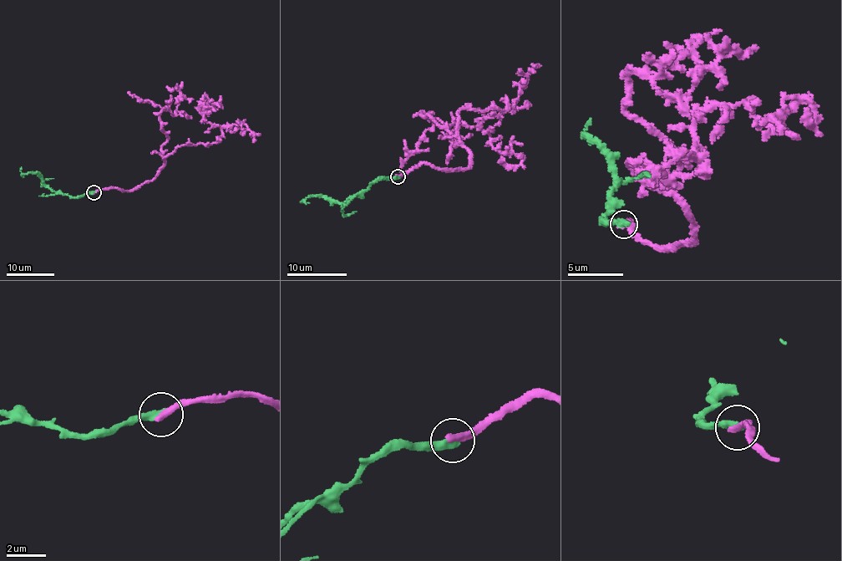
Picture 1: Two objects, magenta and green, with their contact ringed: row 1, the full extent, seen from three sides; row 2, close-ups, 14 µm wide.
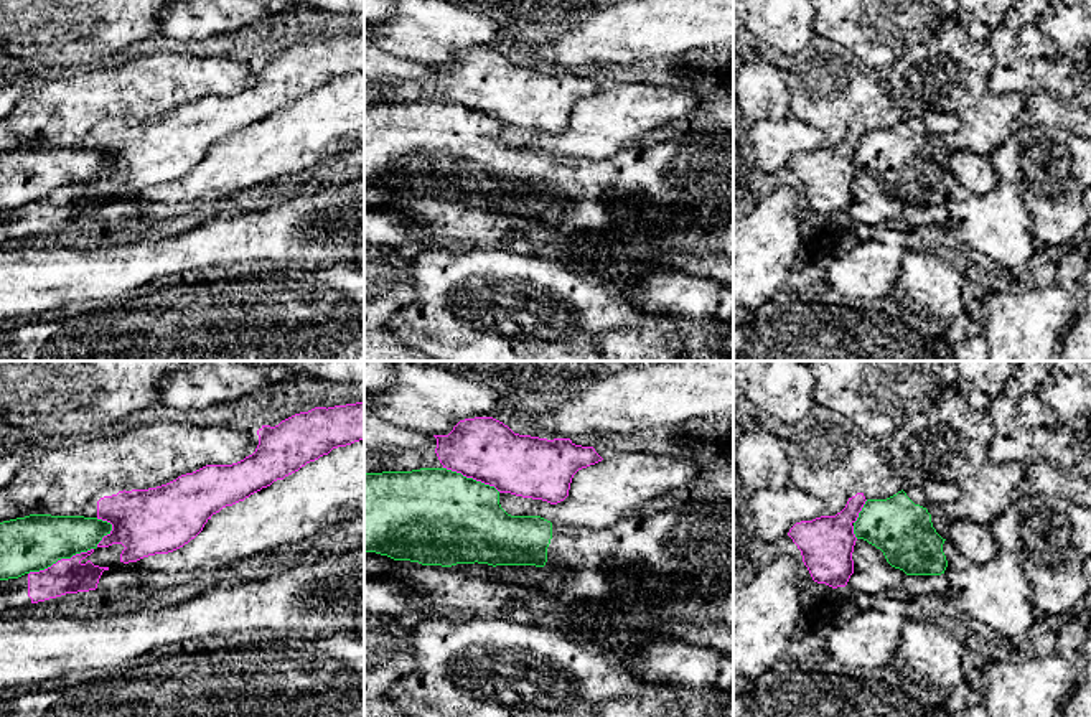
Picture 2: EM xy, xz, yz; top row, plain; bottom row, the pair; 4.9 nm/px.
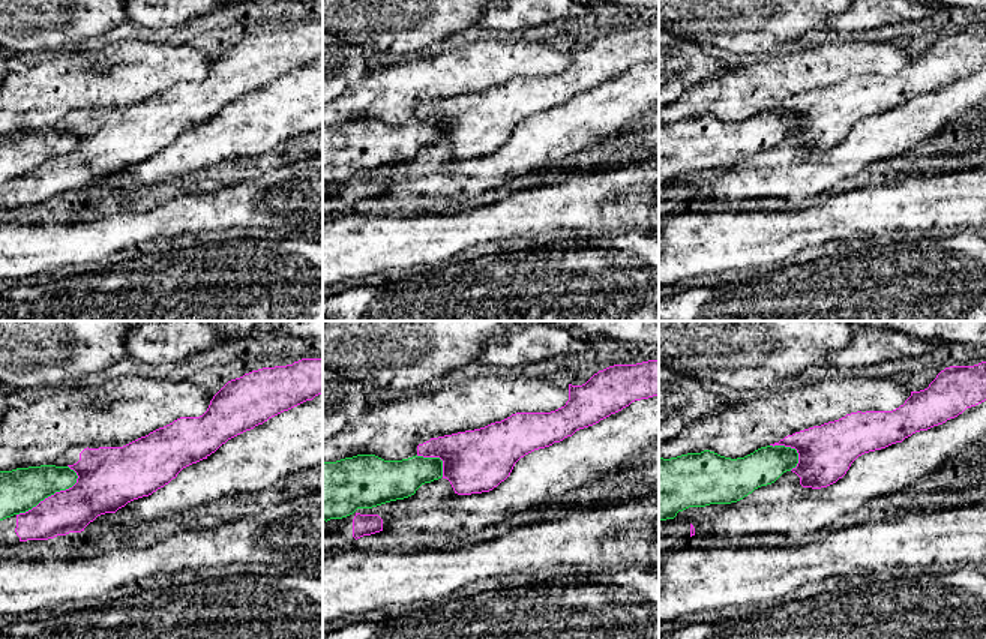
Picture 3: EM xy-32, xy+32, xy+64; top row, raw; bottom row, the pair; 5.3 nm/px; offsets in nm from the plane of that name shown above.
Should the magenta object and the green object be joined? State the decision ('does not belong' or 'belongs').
does not belong

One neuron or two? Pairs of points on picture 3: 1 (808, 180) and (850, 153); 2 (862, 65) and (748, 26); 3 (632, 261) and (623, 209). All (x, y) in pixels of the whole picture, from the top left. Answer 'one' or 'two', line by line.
1: one
2: two
3: two

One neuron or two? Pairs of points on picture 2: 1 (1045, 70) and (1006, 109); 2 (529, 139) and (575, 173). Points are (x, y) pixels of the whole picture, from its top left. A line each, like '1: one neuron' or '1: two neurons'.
1: two neurons
2: two neurons

